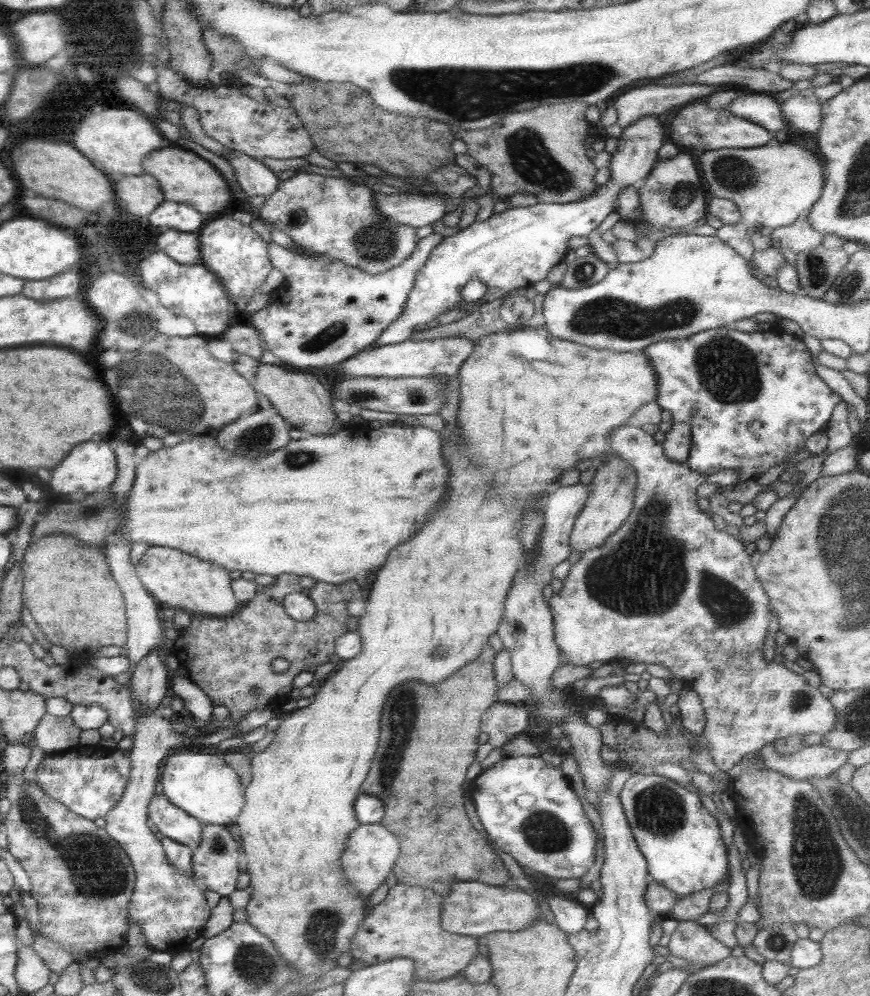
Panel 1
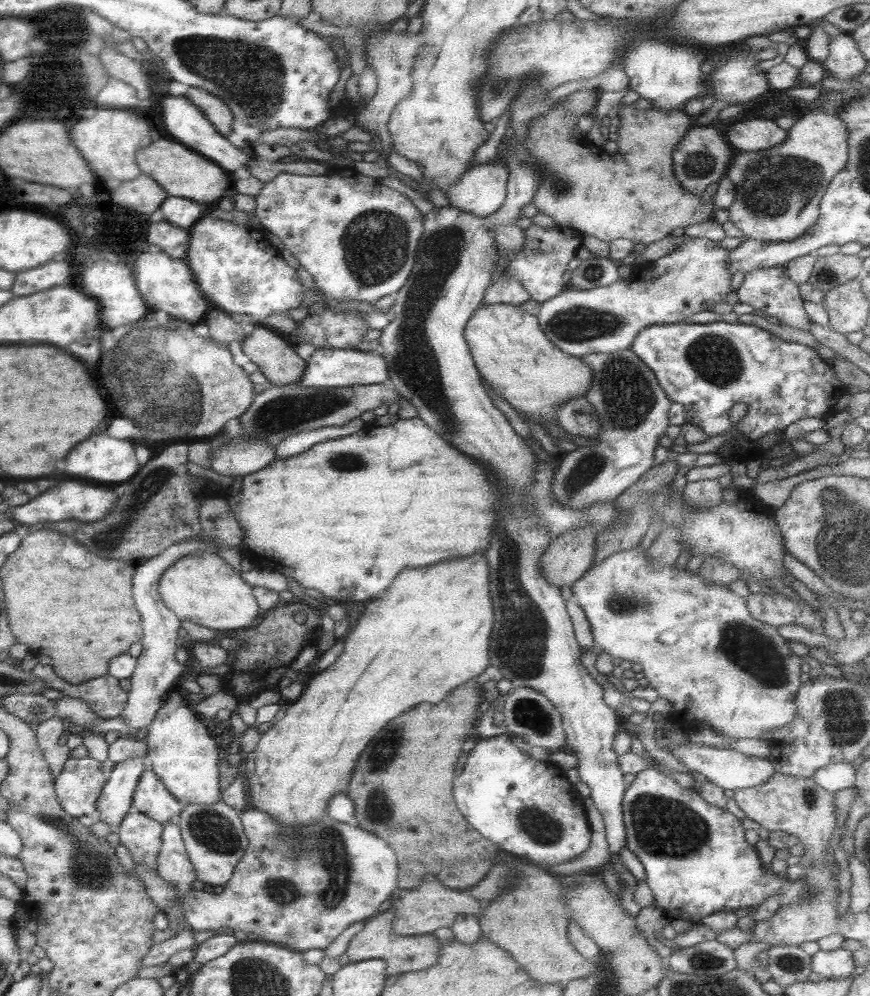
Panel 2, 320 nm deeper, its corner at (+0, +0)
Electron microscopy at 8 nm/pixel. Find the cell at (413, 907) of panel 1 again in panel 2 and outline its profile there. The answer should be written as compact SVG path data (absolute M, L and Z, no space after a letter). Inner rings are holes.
M389 908L382 914L375 913L371 918L365 920L361 931L349 940L344 953L350 963L370 959L381 960L385 962L385 975L393 977L430 967L437 962L440 950L440 944L432 935L395 935L393 933L393 912L392 908Z

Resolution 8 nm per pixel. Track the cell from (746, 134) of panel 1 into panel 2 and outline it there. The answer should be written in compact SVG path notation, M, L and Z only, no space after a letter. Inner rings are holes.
M745 120L737 123L719 124L725 132L726 141L740 152L757 152L781 144L786 131L772 120Z

